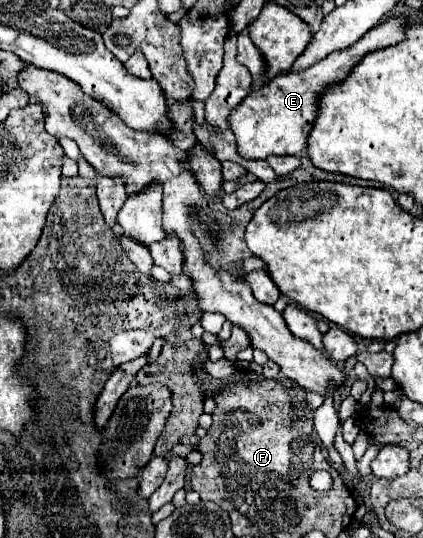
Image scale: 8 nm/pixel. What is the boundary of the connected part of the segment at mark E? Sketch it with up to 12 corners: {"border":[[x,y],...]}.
{"border":[[404,18],[254,90],[228,116],[246,160],[302,156],[320,92],[364,54],[402,42]]}

